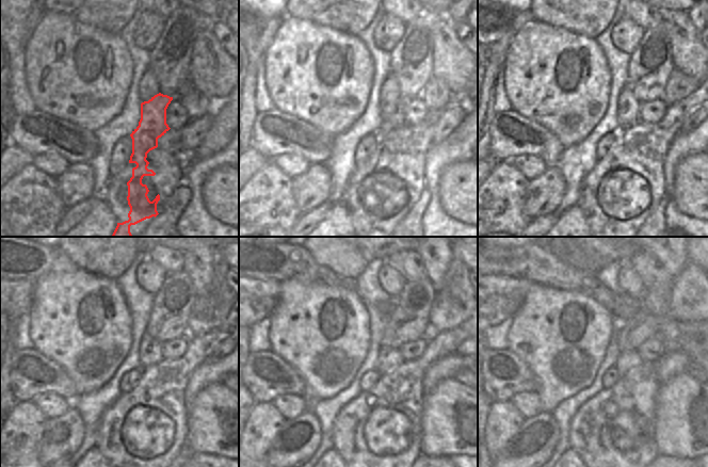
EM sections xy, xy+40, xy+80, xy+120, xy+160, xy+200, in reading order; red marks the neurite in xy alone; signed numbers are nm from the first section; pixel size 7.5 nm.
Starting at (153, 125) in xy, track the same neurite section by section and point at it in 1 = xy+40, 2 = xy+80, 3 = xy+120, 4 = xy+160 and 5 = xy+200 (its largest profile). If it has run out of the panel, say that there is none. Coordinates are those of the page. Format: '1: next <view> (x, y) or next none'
1: next xy+40 (380, 208)
2: next xy+80 (618, 207)
3: next xy+120 (141, 446)
4: next xy+160 (375, 438)
5: next xy+200 (623, 444)

